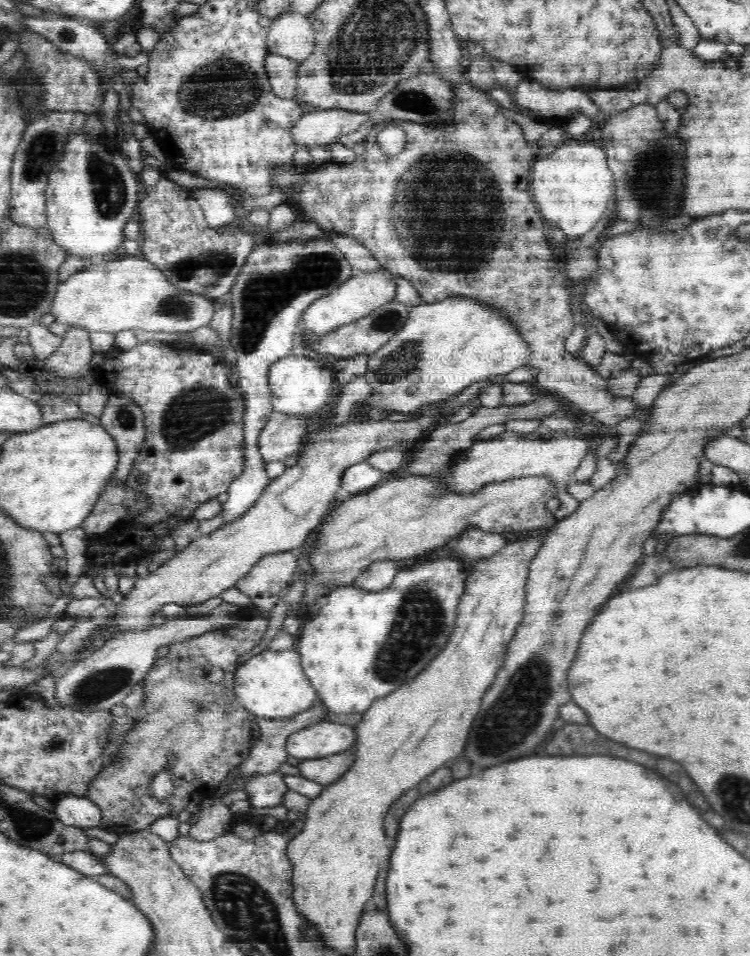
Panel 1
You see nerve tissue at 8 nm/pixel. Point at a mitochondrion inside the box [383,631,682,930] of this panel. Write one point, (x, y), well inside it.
(507, 726)

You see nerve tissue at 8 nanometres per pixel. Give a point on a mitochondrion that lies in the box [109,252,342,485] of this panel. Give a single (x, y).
(201, 410)

